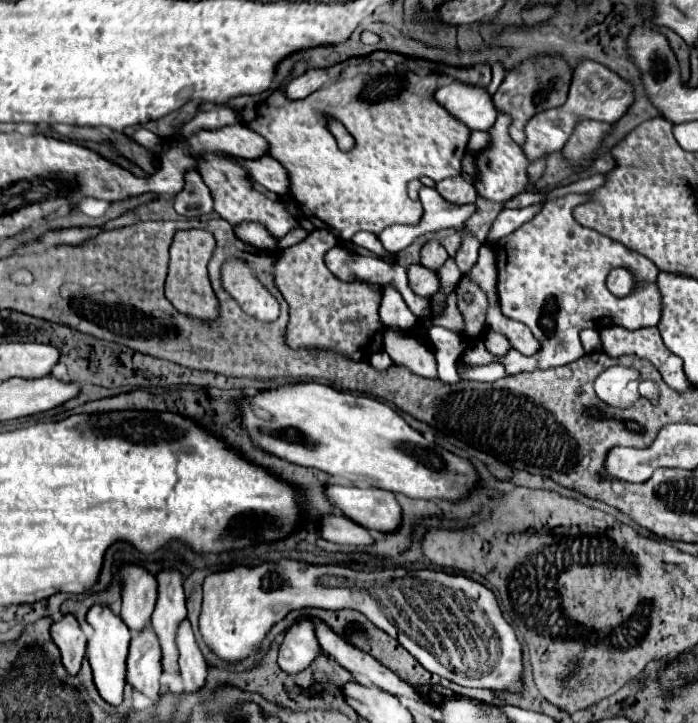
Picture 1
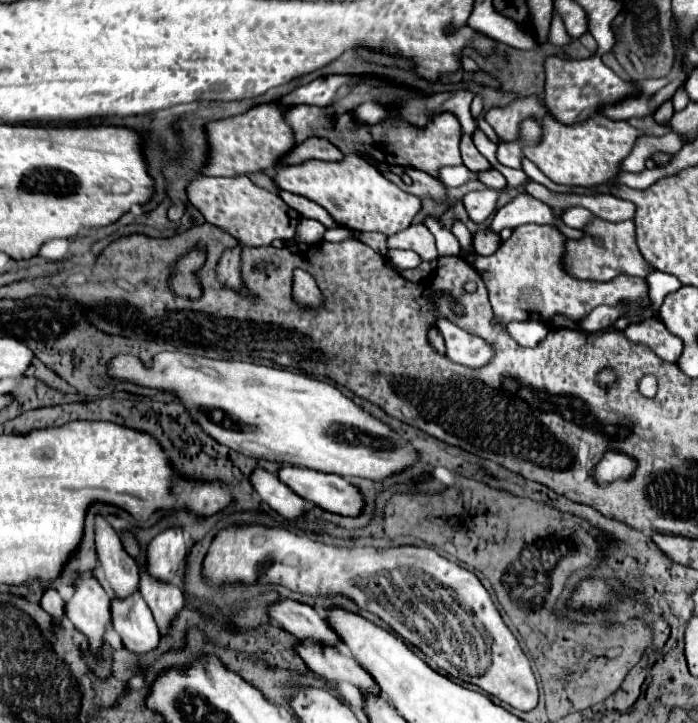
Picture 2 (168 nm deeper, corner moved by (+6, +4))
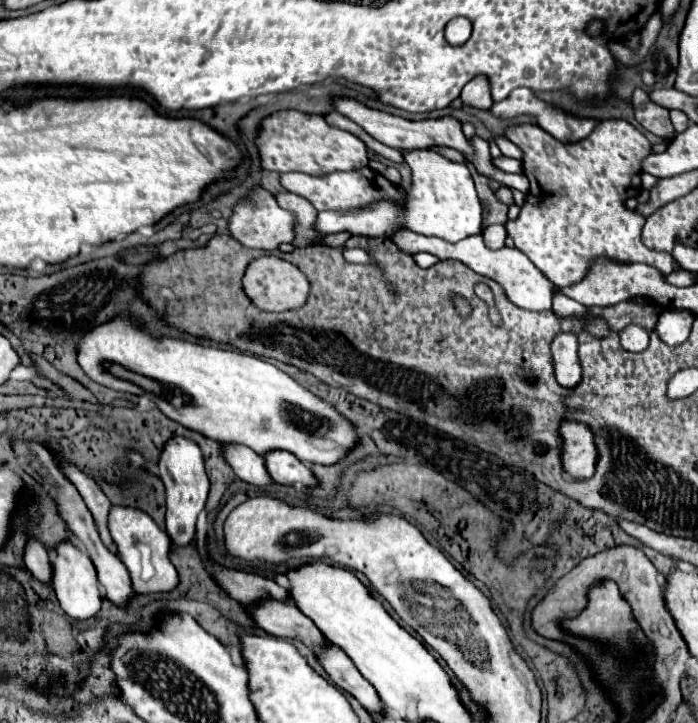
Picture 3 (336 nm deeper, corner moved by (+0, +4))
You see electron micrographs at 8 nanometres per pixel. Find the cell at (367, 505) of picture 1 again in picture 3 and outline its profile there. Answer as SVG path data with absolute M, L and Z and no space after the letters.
M287 451L267 453L265 463L267 463L267 471L275 483L281 483L281 485L301 483L303 487L309 487L309 489L319 485L311 467L303 465L295 455L291 455Z

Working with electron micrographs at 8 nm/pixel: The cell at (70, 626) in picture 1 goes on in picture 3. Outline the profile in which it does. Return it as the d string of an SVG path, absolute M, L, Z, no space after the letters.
M31 539L25 547L25 565L35 579L39 579L43 585L51 587L51 559L49 559L45 545Z

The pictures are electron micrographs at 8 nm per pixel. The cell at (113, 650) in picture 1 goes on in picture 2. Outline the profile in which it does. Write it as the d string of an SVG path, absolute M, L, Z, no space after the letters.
M98 562L94 568L95 577L73 583L73 595L65 603L65 617L89 639L93 651L103 643L105 623L111 619L111 599L114 596L107 582L102 566Z

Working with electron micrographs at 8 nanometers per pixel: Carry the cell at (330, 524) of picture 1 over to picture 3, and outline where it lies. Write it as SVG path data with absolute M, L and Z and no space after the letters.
M223 445L223 449L227 463L241 481L255 487L267 487L273 483L273 479L269 479L271 475L267 475L267 467L261 455L243 445Z

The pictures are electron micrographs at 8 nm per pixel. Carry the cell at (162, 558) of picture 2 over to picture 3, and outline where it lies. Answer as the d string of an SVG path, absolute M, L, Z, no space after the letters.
M173 437L159 459L159 477L165 483L167 491L167 535L171 537L171 551L179 547L187 547L195 537L195 523L197 515L205 507L205 499L209 493L209 479L205 475L201 449L197 443L185 437Z

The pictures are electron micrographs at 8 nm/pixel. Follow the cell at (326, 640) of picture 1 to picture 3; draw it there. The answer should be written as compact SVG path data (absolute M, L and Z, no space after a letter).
M213 565L213 571L217 573L217 583L237 601L243 605L259 605L267 599L277 599L281 603L291 603L289 589L277 585L271 579L263 579L259 575L243 573L243 571L229 571L219 565Z

